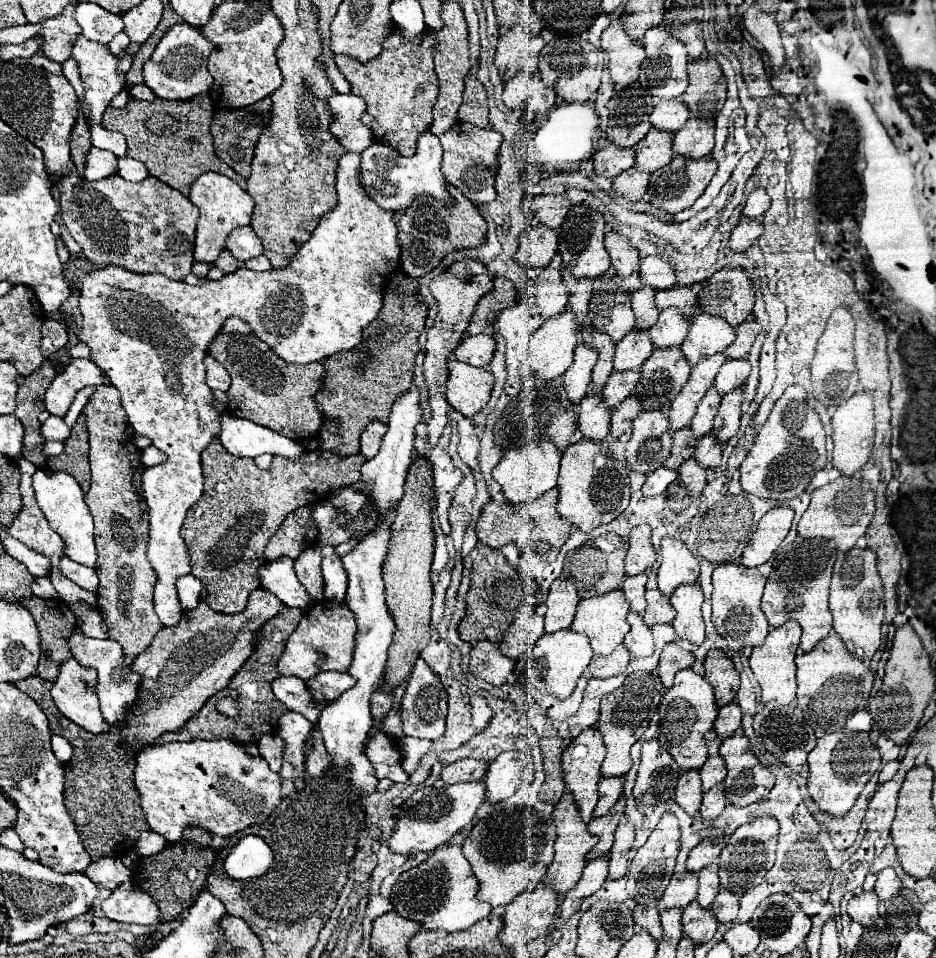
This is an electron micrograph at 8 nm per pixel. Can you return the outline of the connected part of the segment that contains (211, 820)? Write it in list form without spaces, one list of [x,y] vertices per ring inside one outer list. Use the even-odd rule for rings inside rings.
[[[171,741],[163,745],[149,745],[137,757],[135,787],[141,793],[141,807],[151,831],[163,835],[175,843],[183,839],[187,827],[199,827],[213,837],[229,837],[249,825],[263,823],[271,811],[281,803],[281,777],[271,771],[267,761],[257,755],[249,755],[245,747],[229,741]]]

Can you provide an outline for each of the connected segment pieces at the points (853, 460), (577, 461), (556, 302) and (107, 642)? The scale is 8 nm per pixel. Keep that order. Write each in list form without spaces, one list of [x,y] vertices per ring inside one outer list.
[[[855,393],[847,403],[839,405],[833,419],[833,467],[839,469],[843,475],[853,477],[857,475],[857,471],[861,471],[861,467],[867,463],[871,447],[873,447],[873,429],[875,429],[875,419],[873,419],[873,403],[871,403],[871,395],[867,393]]]
[[[581,439],[561,453],[561,469],[557,479],[559,501],[557,513],[577,527],[581,533],[593,533],[599,525],[611,523],[629,505],[629,477],[627,465],[603,455],[597,443]]]
[[[549,263],[543,269],[543,273],[535,281],[533,289],[537,289],[533,295],[533,301],[535,301],[537,313],[541,315],[543,321],[549,321],[555,315],[565,311],[569,293],[561,283],[561,269],[555,263]]]
[[[75,629],[73,635],[67,639],[67,643],[69,643],[69,649],[71,649],[73,657],[83,667],[93,667],[97,671],[97,675],[99,675],[97,697],[101,701],[101,715],[103,715],[103,719],[109,725],[123,721],[127,705],[131,705],[135,701],[139,677],[131,671],[129,661],[123,657],[123,651],[119,649],[119,643],[115,643],[111,639],[91,639],[91,637],[85,637],[81,629]]]

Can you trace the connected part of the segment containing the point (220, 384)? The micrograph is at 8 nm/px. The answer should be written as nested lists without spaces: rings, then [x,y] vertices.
[[[211,355],[205,357],[205,367],[207,367],[207,385],[211,389],[227,391],[229,385],[231,385],[231,379],[229,379],[227,369],[219,361],[215,361]]]

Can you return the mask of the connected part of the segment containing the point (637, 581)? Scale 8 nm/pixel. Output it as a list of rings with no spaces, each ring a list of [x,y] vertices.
[[[643,573],[637,577],[627,577],[623,581],[623,587],[621,587],[621,591],[625,593],[625,599],[631,605],[631,611],[635,611],[639,615],[643,615],[643,611],[645,611],[645,597],[643,597],[645,595],[645,583],[647,583],[647,577]]]

